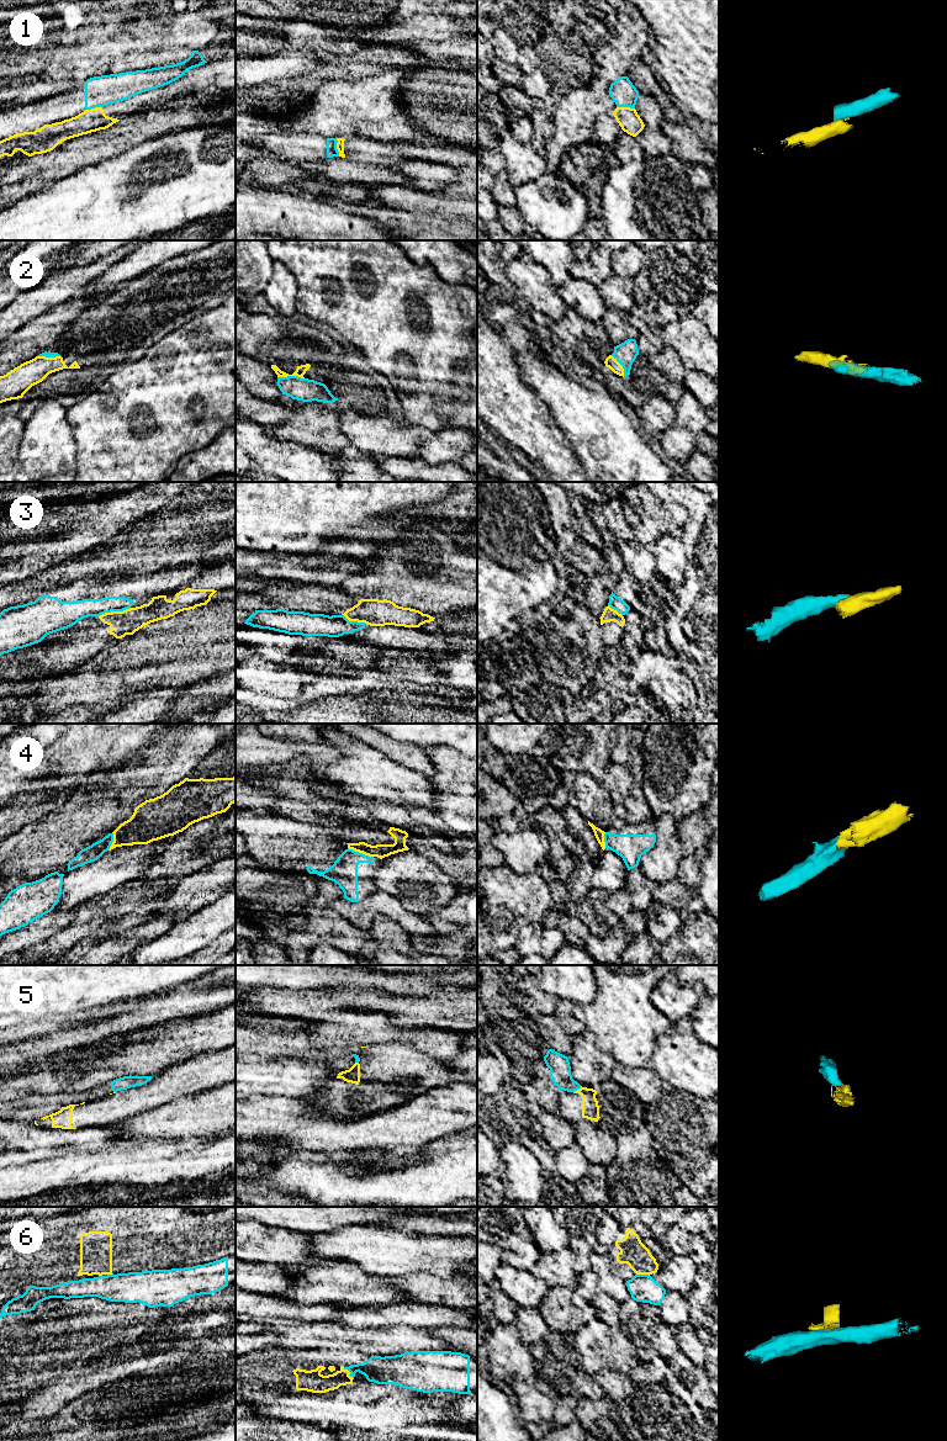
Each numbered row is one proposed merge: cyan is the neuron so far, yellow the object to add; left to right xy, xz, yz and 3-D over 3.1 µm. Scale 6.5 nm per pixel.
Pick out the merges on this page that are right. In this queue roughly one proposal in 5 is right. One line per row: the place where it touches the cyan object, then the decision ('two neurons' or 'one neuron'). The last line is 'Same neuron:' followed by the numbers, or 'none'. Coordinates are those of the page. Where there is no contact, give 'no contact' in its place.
1: contact xz (336, 147); two neurons
2: contact xz (291, 376); one neuron
3: contact xy (114, 610); two neurons
4: contact xz (360, 853); two neurons
5: contact yz (577, 1089); two neurons
6: contact xz (349, 1371); two neurons
Same neuron: 2

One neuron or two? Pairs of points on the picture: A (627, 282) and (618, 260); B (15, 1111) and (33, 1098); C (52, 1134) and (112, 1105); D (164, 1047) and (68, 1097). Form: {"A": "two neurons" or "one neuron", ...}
{"A": "two neurons", "B": "one neuron", "C": "two neurons", "D": "two neurons"}

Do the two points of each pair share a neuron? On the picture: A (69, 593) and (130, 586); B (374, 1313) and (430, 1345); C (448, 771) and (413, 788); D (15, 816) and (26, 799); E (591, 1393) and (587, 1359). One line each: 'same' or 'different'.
A: same
B: different
C: different
D: same
E: different

